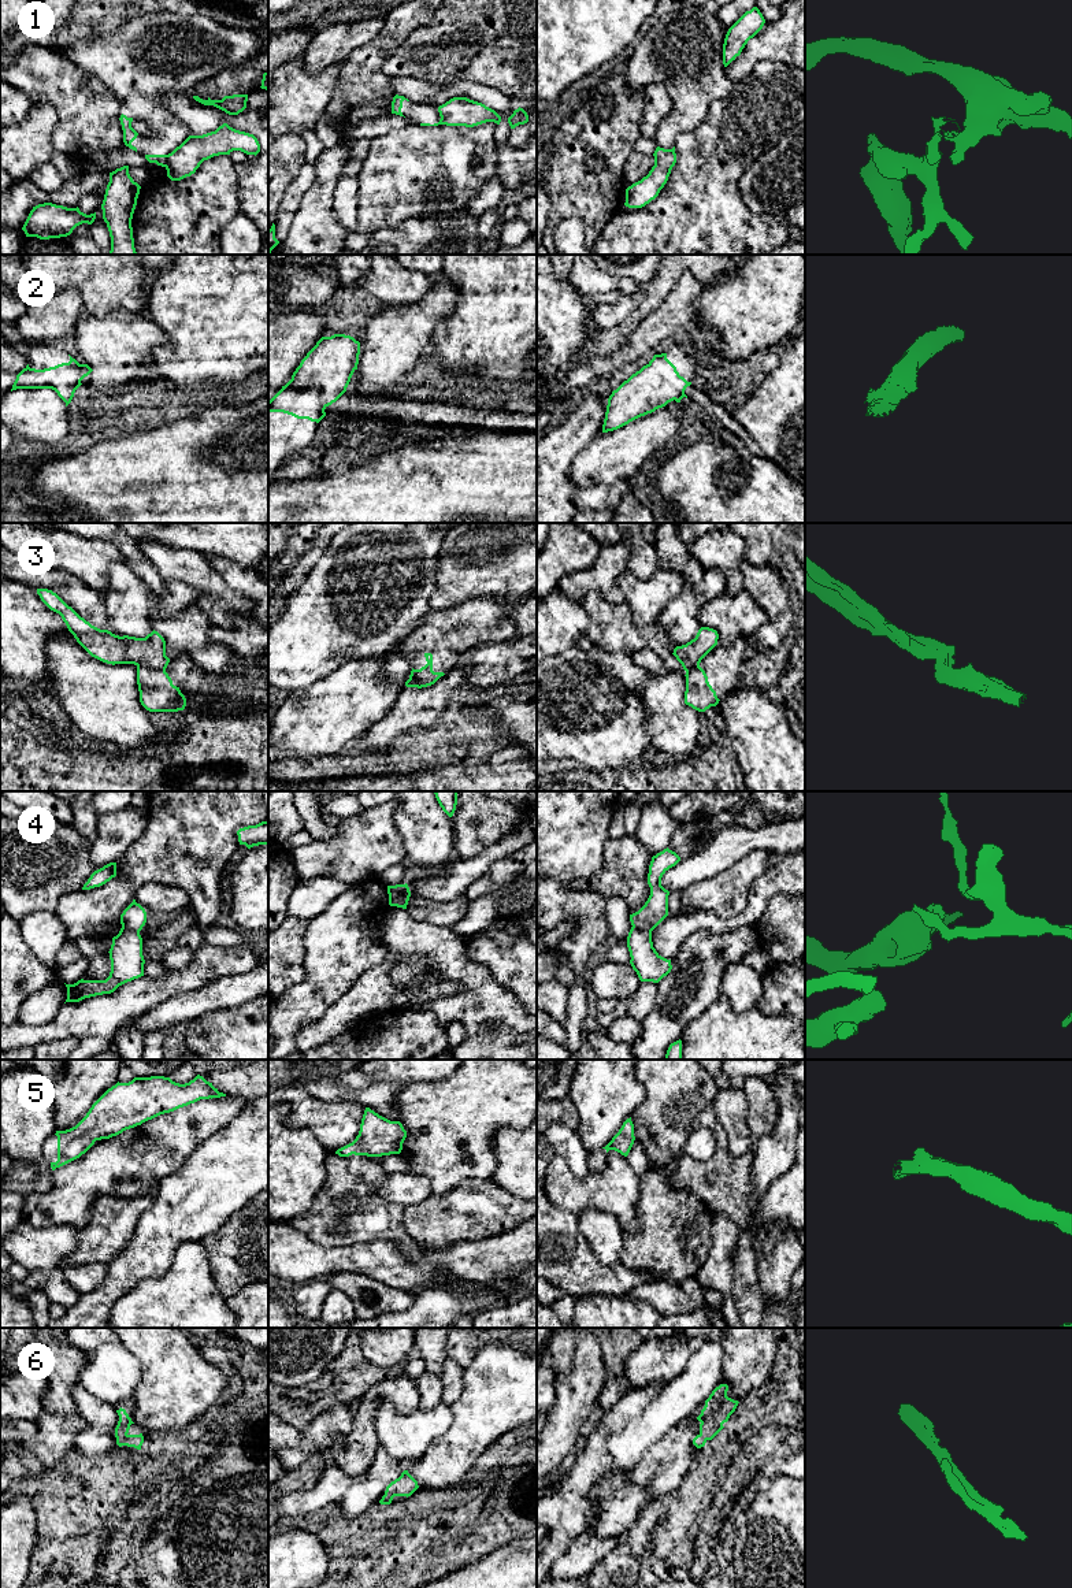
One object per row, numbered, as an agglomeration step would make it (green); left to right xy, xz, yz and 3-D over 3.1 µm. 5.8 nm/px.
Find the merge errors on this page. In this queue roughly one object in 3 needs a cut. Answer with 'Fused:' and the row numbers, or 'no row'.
Fused: 1, 3, 4

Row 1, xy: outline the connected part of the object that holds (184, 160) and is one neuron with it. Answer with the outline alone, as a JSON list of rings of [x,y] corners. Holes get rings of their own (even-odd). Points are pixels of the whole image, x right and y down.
[[[227,123],[203,136],[189,136],[167,159],[166,170],[171,181],[181,181],[196,172],[204,160],[219,155],[241,151],[257,155],[260,144],[253,134],[235,130]]]

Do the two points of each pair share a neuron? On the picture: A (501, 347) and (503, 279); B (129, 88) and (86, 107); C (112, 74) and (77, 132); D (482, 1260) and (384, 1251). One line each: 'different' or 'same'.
A: same
B: different
C: different
D: same

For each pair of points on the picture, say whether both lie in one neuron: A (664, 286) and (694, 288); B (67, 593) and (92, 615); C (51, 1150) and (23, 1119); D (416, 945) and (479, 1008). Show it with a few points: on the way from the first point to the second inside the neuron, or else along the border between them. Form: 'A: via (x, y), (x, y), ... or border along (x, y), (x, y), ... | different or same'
A: border along (704, 281), (683, 273), (670, 293), (652, 311) | different
B: via (73, 596), (86, 609) | same
C: border along (56, 1131), (45, 1141), (39, 1161), (18, 1161) | different
D: via (436, 948), (477, 989) | same

